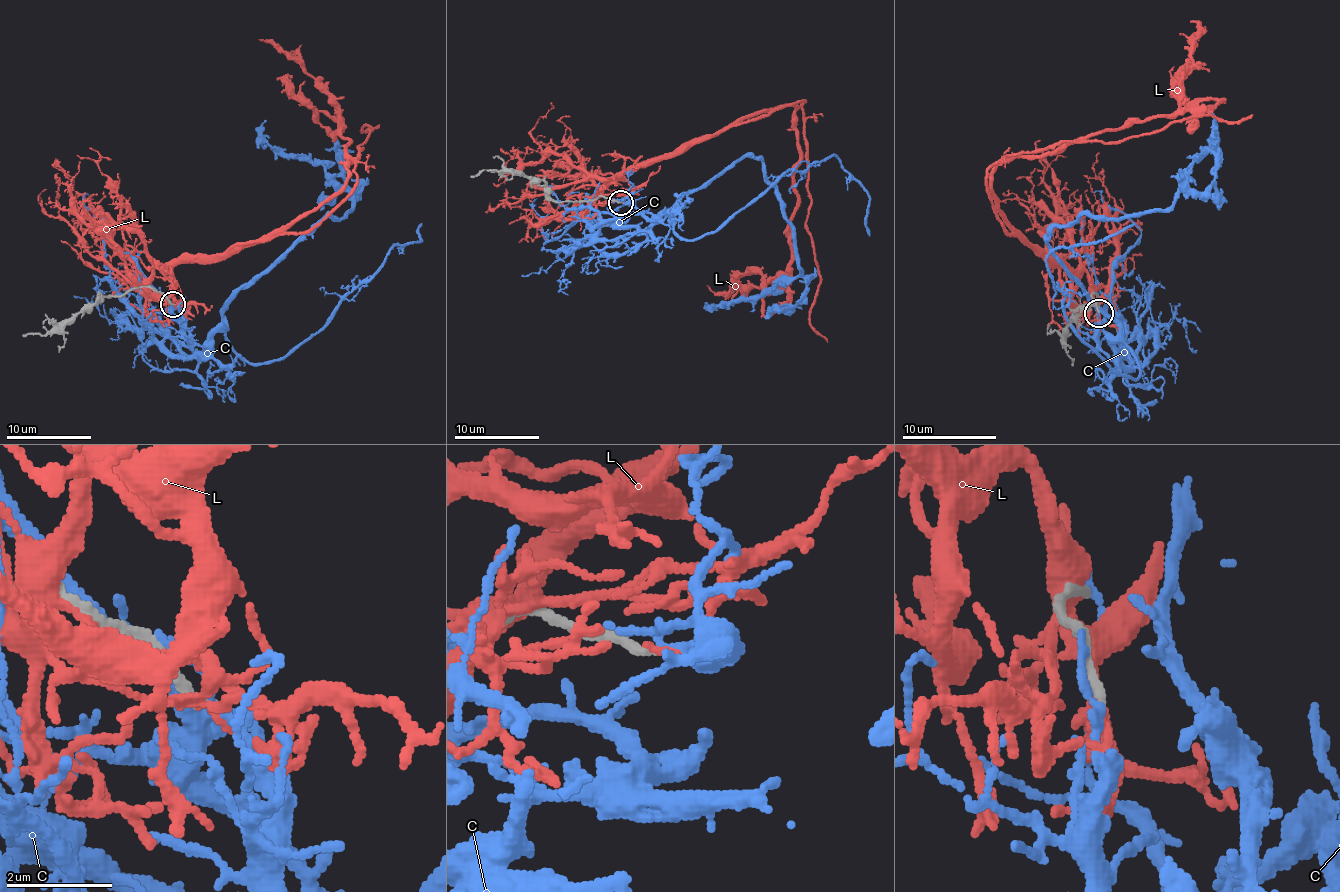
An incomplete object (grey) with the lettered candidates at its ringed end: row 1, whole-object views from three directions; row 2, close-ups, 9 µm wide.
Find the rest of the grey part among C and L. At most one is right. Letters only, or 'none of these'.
none of these

